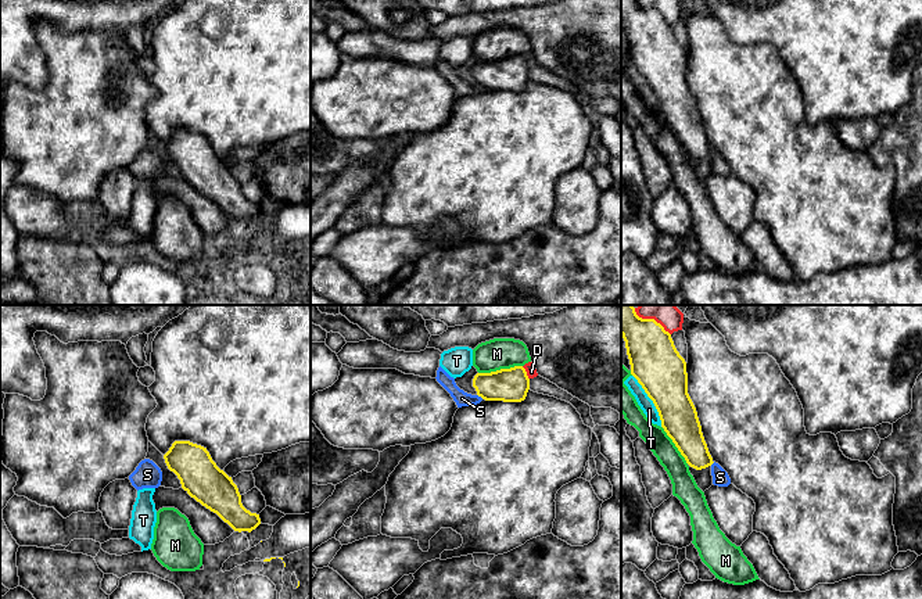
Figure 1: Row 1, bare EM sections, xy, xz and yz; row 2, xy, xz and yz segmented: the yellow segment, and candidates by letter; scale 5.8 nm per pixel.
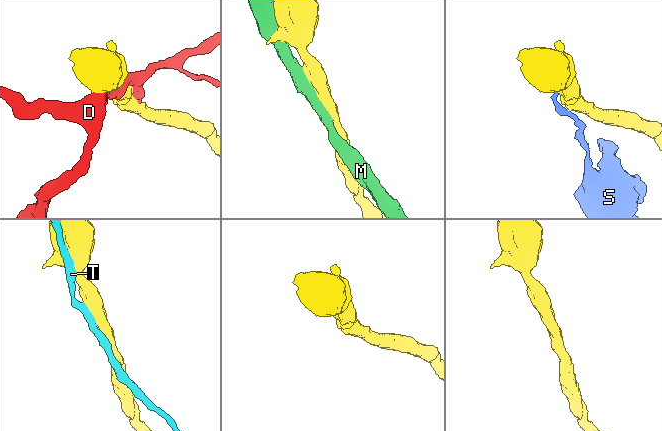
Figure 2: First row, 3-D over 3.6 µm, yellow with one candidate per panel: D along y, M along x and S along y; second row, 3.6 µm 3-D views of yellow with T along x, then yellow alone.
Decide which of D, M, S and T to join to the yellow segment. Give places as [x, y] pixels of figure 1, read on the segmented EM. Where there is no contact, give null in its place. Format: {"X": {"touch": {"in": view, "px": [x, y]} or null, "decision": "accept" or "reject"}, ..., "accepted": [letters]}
{"D": {"touch": {"in": "xz", "px": [526, 373]}, "decision": "reject"}, "M": {"touch": {"in": "xz", "px": [501, 369]}, "decision": "reject"}, "S": {"touch": {"in": "xz", "px": [480, 395]}, "decision": "reject"}, "T": {"touch": {"in": "yz", "px": [652, 400]}, "decision": "reject"}, "accepted": []}

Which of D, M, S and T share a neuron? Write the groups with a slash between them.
D / M / S / T

